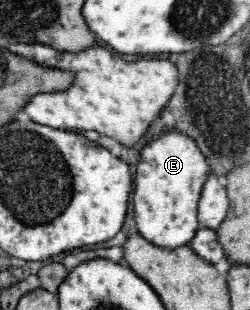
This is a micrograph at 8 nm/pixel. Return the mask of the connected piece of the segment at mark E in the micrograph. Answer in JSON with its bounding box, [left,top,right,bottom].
[133,132,211,250]

